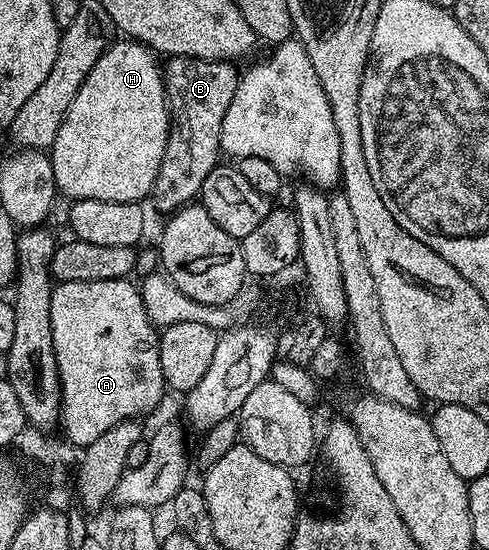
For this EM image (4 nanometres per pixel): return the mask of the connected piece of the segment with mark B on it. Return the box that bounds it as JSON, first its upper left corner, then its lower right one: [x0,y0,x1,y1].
[152,55,240,213]

